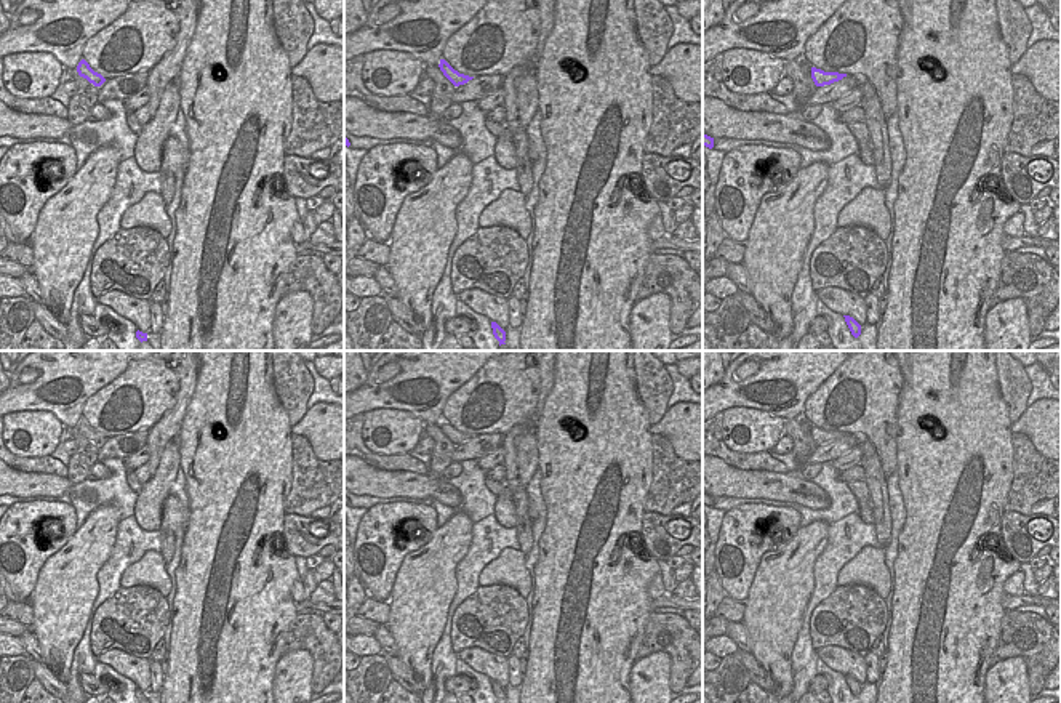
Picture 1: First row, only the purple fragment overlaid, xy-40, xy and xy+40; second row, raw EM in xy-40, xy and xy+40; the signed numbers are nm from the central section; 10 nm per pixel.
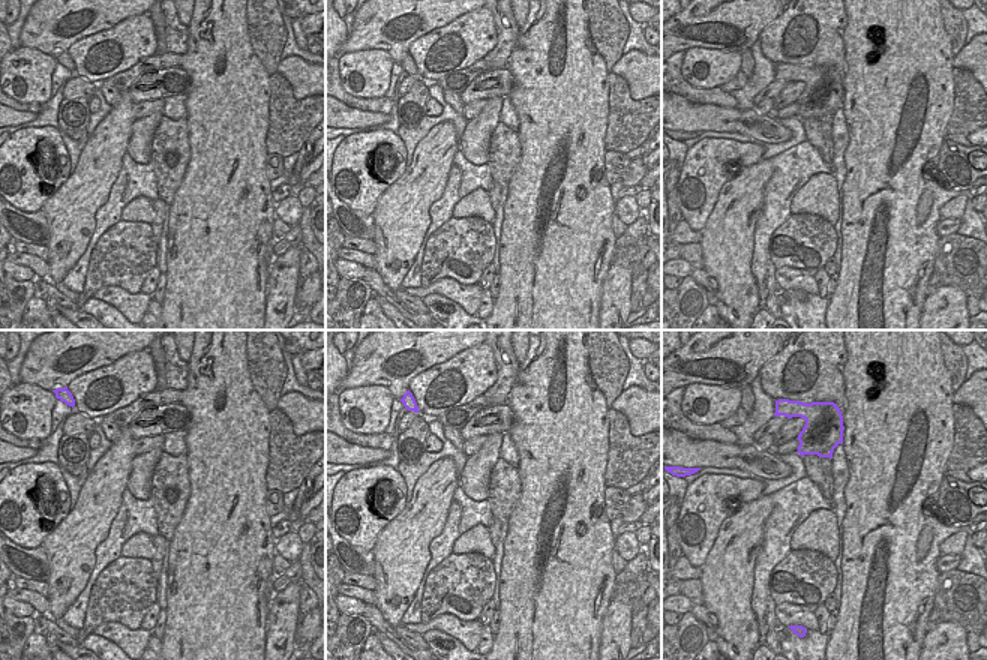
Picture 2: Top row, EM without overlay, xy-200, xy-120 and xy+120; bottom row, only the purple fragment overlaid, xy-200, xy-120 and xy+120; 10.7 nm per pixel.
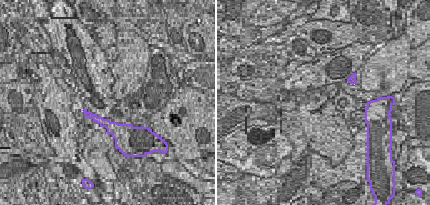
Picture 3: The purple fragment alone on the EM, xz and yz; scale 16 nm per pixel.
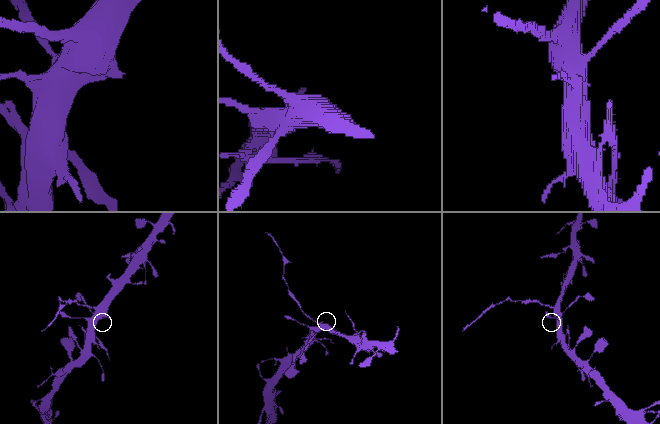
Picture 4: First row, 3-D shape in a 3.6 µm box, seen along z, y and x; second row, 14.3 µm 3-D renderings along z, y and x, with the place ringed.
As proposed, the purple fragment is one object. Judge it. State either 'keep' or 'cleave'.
cleave

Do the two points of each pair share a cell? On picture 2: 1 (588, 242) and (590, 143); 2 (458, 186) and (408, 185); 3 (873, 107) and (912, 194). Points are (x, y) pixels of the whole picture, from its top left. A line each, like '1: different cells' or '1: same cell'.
1: same cell
2: different cells
3: same cell

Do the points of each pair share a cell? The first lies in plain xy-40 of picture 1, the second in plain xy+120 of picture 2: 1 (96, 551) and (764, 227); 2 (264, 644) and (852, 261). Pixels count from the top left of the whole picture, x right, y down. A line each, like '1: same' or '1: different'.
1: different
2: same

